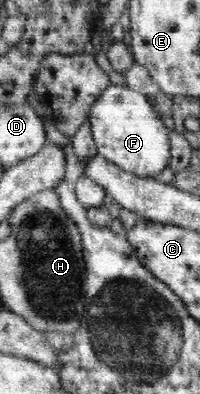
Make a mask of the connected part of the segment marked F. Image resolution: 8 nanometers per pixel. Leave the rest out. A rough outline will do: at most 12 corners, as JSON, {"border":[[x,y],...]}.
{"border":[[109,84],[88,122],[98,155],[147,178],[170,130],[148,96]]}

